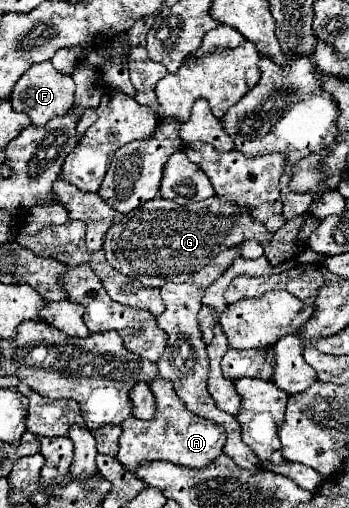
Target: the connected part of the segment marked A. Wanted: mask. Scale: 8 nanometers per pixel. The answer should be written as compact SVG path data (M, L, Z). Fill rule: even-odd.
M154 379L150 383L150 389L156 397L156 417L152 421L140 421L136 417L130 417L122 423L118 461L132 473L136 473L144 461L170 461L186 469L202 469L210 465L222 453L222 445L226 441L224 429L218 427L214 421L190 413L176 397L168 379Z

